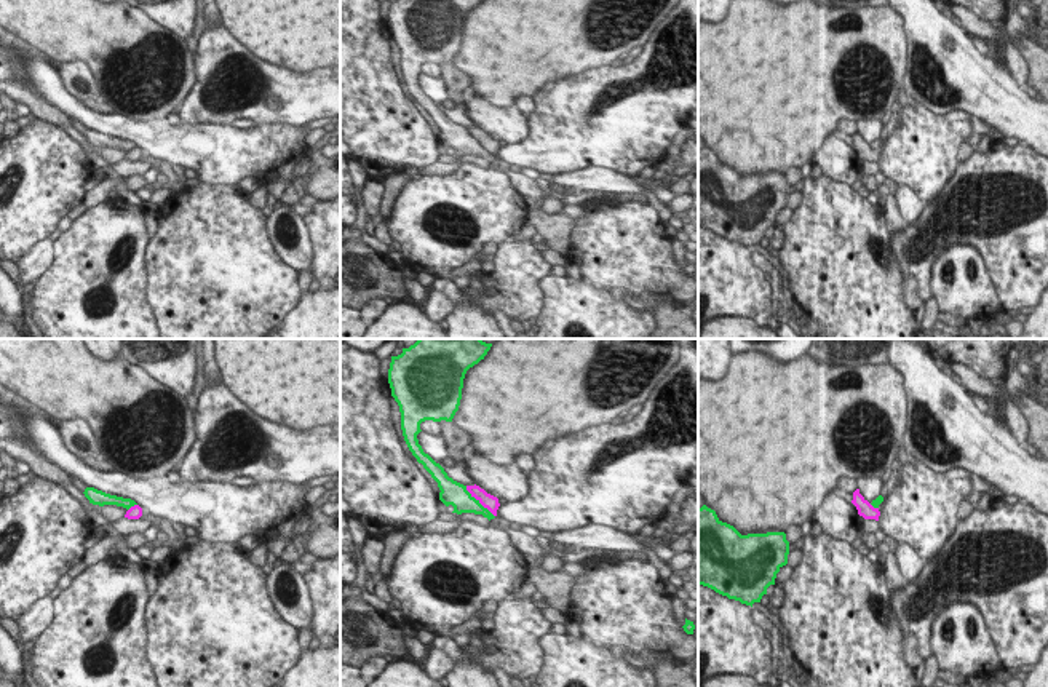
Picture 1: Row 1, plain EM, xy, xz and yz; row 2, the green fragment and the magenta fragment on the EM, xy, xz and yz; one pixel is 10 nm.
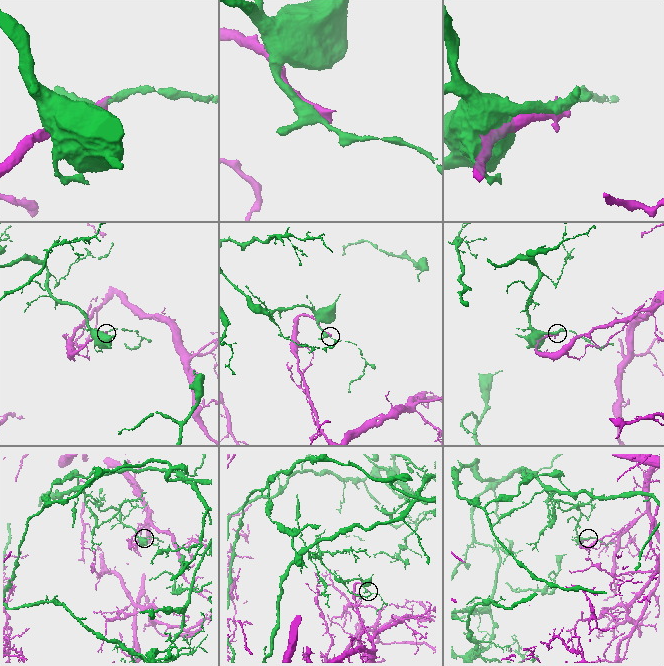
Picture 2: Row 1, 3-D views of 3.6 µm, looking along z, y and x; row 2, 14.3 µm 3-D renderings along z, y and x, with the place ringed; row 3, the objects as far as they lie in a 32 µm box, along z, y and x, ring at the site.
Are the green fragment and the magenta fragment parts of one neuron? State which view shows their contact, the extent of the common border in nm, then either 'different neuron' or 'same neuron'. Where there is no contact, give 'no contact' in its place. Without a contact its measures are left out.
meets green in xz; contact 440 nm long; different neuron

